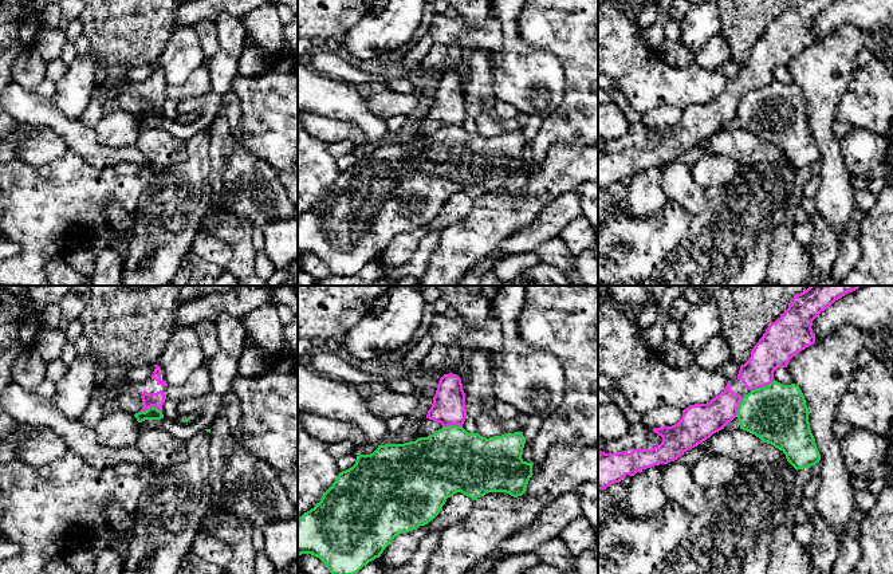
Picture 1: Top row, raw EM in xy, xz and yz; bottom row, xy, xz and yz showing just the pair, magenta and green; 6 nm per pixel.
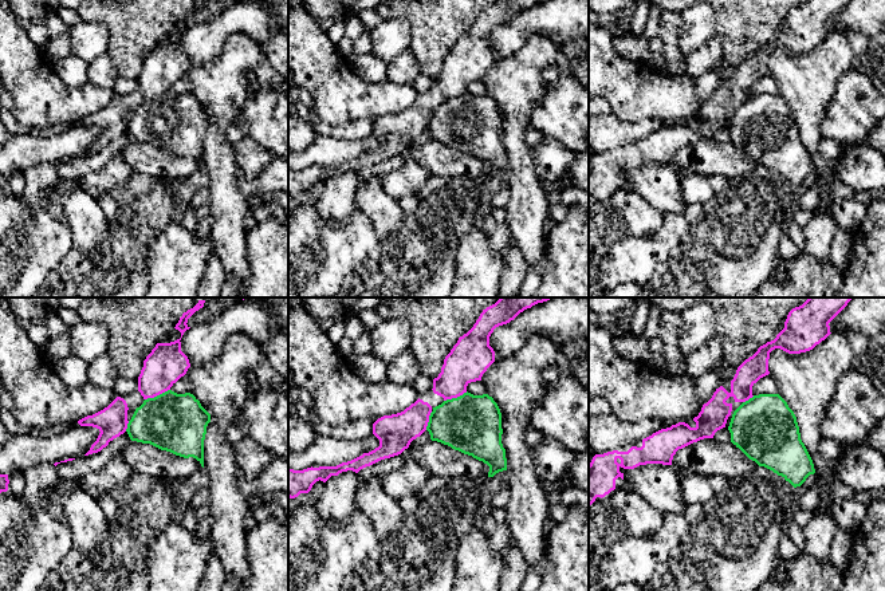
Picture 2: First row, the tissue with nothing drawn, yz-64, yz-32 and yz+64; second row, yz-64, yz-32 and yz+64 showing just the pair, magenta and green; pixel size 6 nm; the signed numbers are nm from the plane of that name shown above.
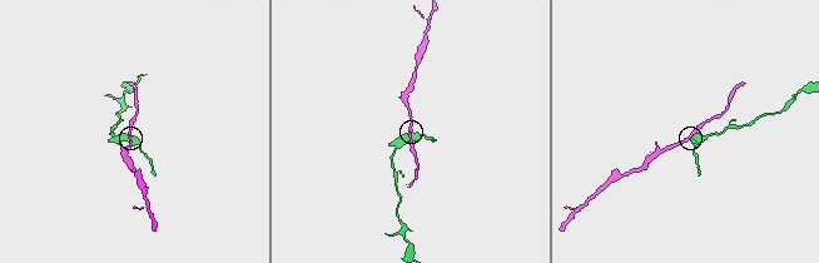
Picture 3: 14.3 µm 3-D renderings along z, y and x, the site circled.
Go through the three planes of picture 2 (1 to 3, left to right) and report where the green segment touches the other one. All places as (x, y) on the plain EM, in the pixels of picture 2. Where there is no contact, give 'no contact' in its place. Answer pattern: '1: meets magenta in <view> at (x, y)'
1: meets magenta in yz-64 at (157, 94)
2: meets magenta in yz-32 at (455, 97)
3: meets magenta in yz+64 at (748, 98)

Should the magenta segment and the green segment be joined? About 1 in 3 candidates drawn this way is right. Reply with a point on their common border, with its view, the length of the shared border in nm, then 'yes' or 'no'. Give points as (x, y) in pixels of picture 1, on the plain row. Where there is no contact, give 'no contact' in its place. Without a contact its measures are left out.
contact yz (762, 86); length 160 nm; no

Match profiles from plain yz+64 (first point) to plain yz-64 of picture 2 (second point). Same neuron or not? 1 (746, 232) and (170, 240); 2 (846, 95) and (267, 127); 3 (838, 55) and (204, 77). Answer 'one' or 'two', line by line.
1: two
2: one
3: one

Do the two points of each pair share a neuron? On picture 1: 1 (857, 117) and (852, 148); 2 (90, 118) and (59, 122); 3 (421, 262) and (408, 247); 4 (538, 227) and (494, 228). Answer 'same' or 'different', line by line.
1: different
2: different
3: different
4: different

